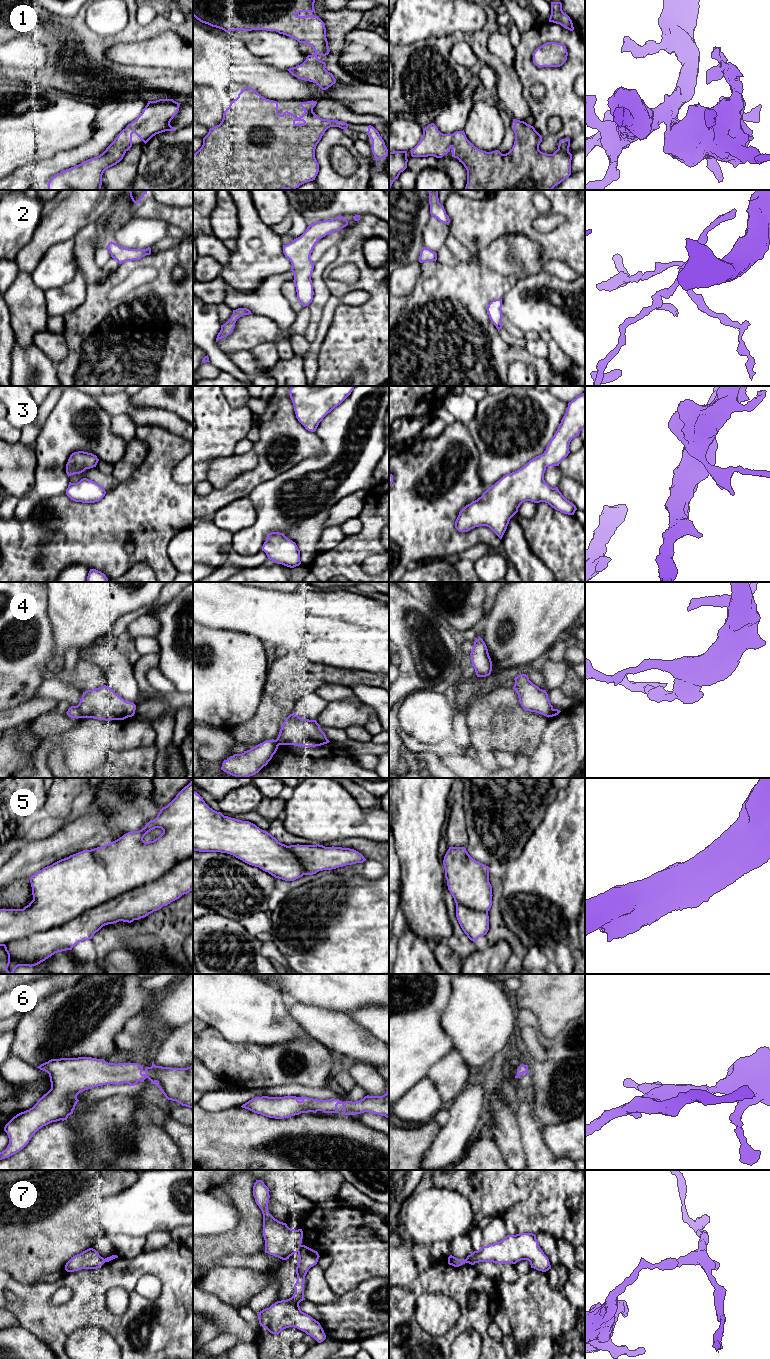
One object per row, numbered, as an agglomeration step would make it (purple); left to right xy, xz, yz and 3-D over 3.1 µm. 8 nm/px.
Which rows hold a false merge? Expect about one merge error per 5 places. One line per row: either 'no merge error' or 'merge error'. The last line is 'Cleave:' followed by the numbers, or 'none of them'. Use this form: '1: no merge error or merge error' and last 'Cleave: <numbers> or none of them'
1: no merge error
2: no merge error
3: no merge error
4: merge error
5: no merge error
6: no merge error
7: merge error
Cleave: 4, 7

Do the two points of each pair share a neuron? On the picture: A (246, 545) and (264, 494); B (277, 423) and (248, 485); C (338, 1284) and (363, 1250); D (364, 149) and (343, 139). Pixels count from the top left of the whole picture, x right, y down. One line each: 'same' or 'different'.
A: same
B: same
C: same
D: different

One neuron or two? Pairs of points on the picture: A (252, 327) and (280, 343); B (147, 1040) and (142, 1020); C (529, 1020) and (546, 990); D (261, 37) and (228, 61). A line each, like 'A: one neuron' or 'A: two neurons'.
A: one neuron
B: one neuron
C: two neurons
D: two neurons

